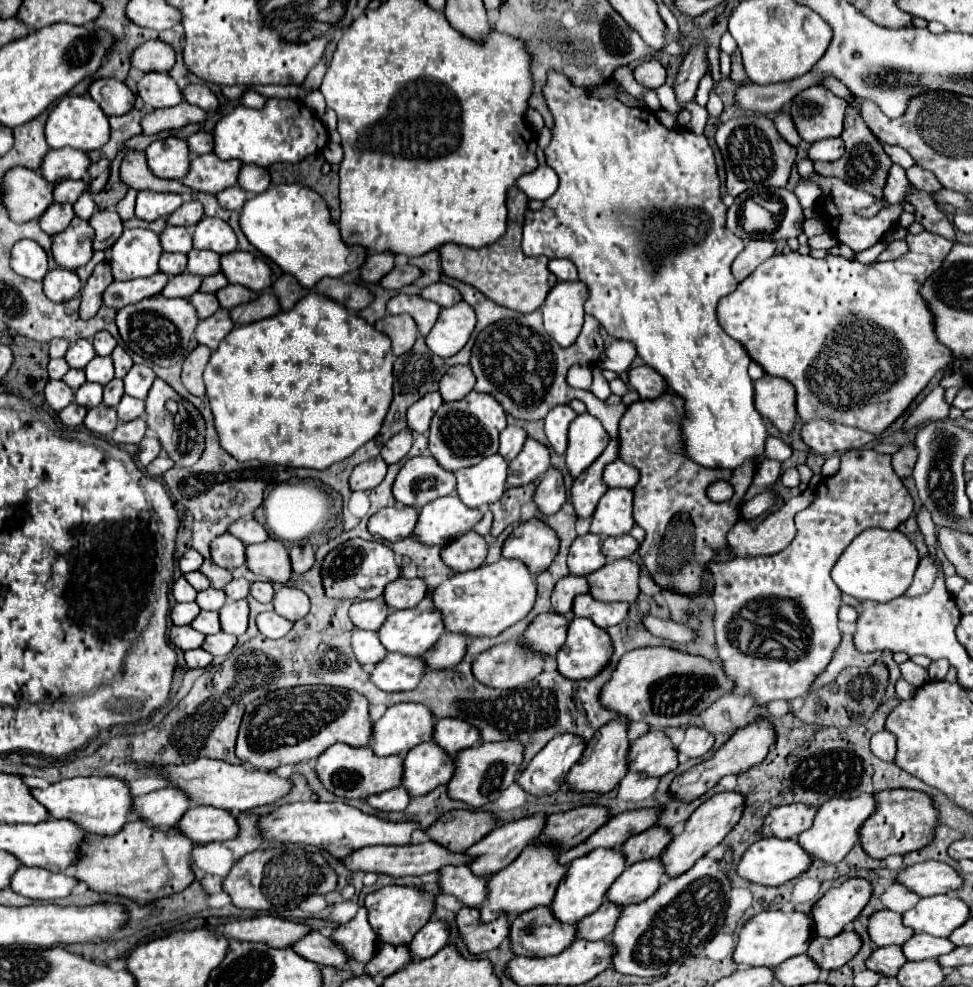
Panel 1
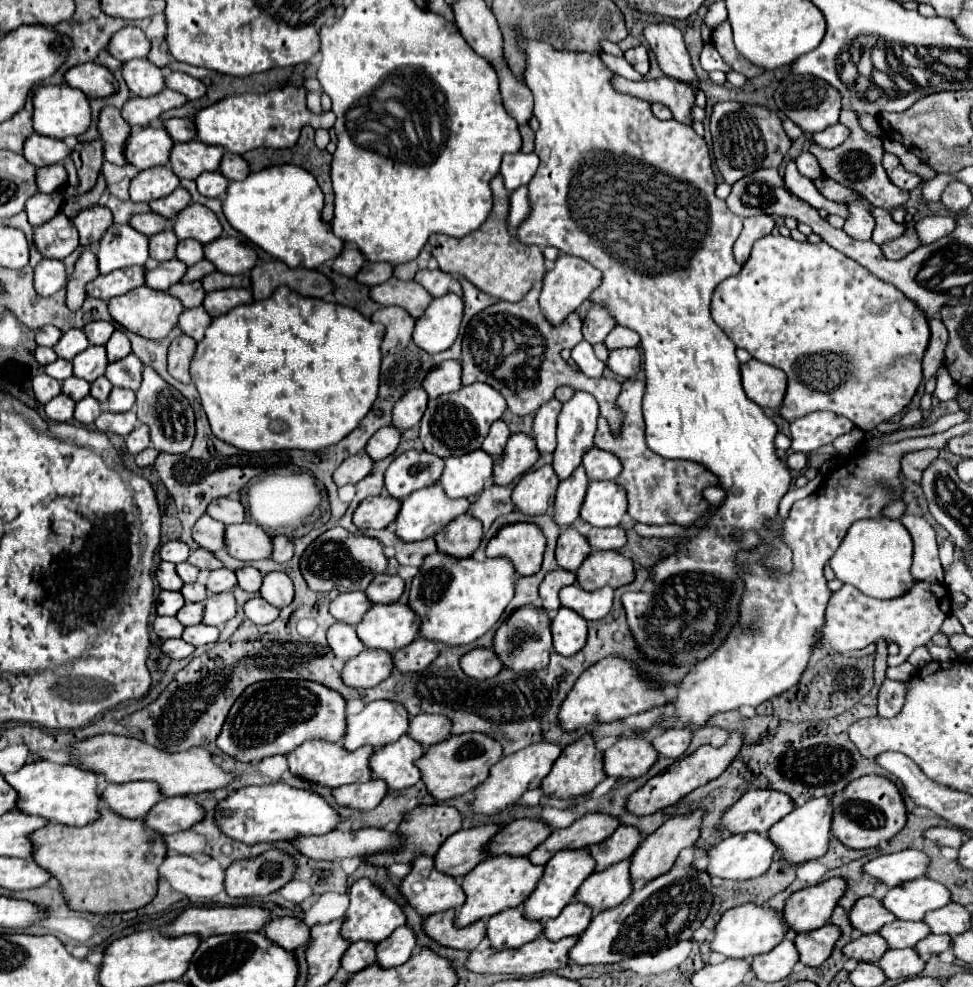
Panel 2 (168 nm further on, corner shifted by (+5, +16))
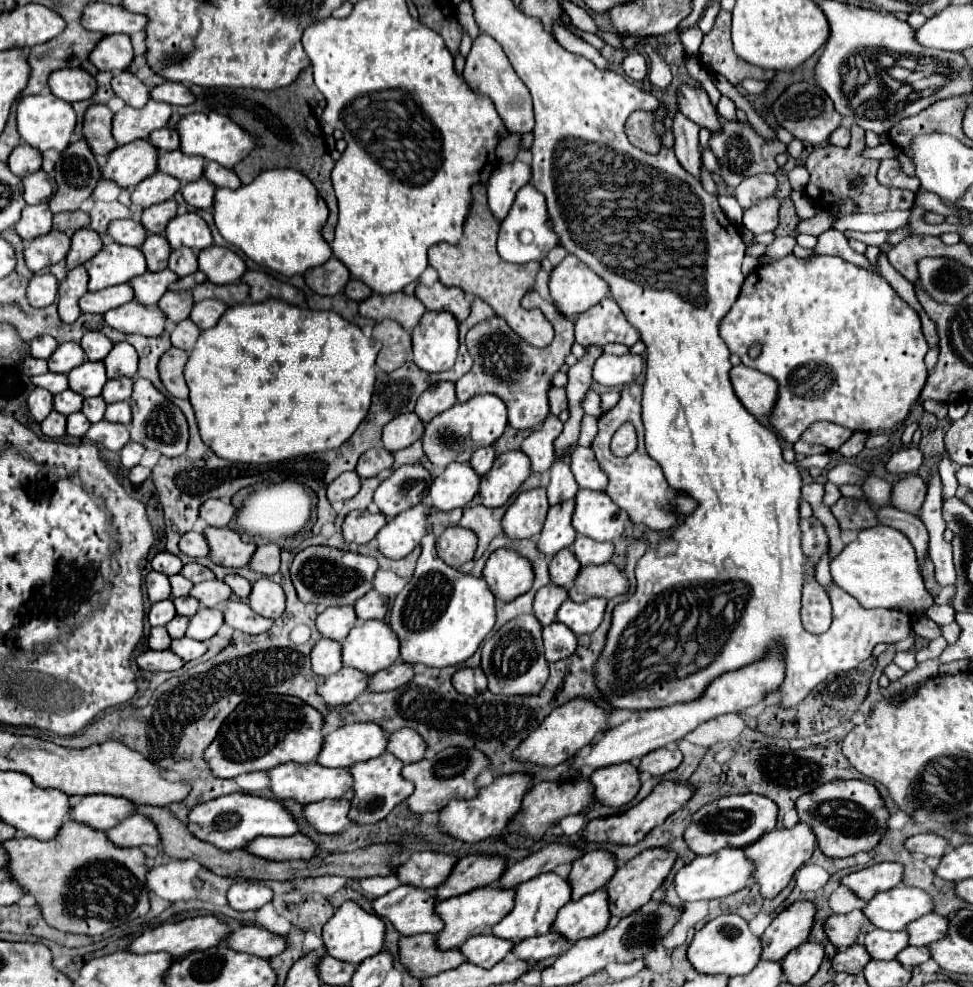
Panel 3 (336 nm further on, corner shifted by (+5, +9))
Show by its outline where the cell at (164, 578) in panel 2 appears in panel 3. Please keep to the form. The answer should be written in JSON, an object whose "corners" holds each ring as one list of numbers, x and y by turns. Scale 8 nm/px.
{"corners":[[149,571,147,577,145,577,145,589,147,589,149,601,151,601,151,603,157,603,157,601,169,599,171,585,169,585,167,575,161,575,161,573,157,573,157,571]]}

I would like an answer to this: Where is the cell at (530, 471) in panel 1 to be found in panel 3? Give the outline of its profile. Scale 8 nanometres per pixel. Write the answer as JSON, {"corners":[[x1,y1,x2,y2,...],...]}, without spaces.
{"corners":[[509,451,497,457,491,471,481,477,481,503,491,509,505,505,529,473,529,459,521,451]]}

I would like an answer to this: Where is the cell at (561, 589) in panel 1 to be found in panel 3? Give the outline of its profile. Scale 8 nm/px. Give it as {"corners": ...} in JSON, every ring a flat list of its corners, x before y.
{"corners":[[545,585,537,591,535,601,533,601,533,611,535,617,541,625,549,625,555,621,555,613,559,609,559,605,567,599,567,591,563,587,557,585]]}

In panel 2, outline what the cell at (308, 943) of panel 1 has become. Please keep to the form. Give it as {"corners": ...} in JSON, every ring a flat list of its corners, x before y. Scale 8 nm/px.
{"corners":[[295,916,273,918,263,928,263,934,287,950,295,950,309,944,309,926,301,918,295,918]]}

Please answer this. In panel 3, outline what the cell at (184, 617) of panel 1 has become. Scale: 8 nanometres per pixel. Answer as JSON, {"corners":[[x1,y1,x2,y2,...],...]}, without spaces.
{"corners":[[159,601,159,603,153,603,151,609,149,609,149,625,151,627,159,627,159,625,167,625,173,617,175,617,175,607,173,607,173,601]]}

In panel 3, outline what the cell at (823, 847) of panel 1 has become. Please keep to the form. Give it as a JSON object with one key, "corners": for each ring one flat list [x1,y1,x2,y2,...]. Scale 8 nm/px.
{"corners":[[797,823,793,829,775,829,749,845,745,849,745,857,749,857,749,861,753,863,753,877,759,885,759,895,763,899,773,899,775,895,779,895,789,885,793,873,811,857,815,847,817,839,803,823]]}

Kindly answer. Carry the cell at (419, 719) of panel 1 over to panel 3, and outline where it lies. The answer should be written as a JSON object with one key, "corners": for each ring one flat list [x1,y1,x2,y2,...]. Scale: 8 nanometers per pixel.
{"corners":[[351,723,345,727,339,727,337,731,329,733,323,739,323,747,321,753,317,755,315,763,323,765,323,767,351,767,353,763,359,761,369,761,377,755,381,755,387,747,387,733,375,725,375,723]]}

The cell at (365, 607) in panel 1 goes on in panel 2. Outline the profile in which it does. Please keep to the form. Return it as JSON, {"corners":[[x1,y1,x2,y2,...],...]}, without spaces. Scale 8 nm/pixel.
{"corners":[[343,592,331,602,331,614,339,622,347,622,357,626,363,620,363,614,371,608,373,604,369,598,365,598,363,592]]}

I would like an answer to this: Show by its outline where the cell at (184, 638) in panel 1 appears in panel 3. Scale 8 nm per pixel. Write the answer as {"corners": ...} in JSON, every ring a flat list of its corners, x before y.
{"corners":[[153,627,149,637,147,637,147,645,149,649,155,649,155,651,163,651,163,649,169,649,169,643,171,643,171,637,167,633,165,627]]}

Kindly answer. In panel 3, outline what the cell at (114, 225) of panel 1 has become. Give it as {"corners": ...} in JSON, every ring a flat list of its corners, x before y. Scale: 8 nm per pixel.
{"corners":[[79,229,79,231,75,231,73,237,71,237,69,253,65,257,67,269,75,269,77,265,83,265,95,253,99,253,101,247,103,247,103,241,101,241,101,237,95,231,91,231,91,229]]}

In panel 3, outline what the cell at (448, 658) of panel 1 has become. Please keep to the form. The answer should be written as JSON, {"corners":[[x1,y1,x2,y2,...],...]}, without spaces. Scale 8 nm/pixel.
{"corners":[[393,663,389,669,383,669,369,677,367,691,379,693,379,691,393,691,397,687,403,687,413,677,413,665,407,663]]}

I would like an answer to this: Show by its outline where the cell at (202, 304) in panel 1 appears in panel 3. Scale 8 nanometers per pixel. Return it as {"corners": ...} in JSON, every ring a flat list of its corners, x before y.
{"corners":[[167,291,161,299,159,299,159,309,165,313,165,317,173,323,179,323,181,319,189,317,193,307,193,297,189,291]]}

